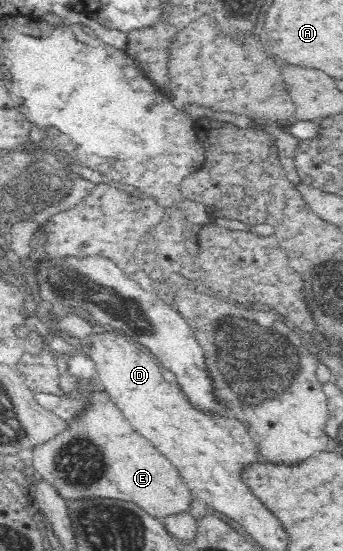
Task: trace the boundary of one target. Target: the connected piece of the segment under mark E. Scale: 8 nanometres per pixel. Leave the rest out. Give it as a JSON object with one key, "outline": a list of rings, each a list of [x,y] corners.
{"outline":[[[44,346],[36,354],[24,352],[16,362],[16,372],[24,376],[35,395],[49,396],[52,400],[68,398],[82,404],[72,418],[64,420],[58,434],[42,442],[34,442],[29,447],[33,451],[31,463],[37,479],[52,485],[68,502],[91,498],[132,501],[156,517],[189,510],[190,492],[186,490],[178,469],[158,450],[154,450],[156,446],[148,438],[132,428],[122,410],[108,400],[109,394],[103,385],[83,384],[78,389],[64,390],[60,388],[58,366],[58,353],[49,346]]]}

